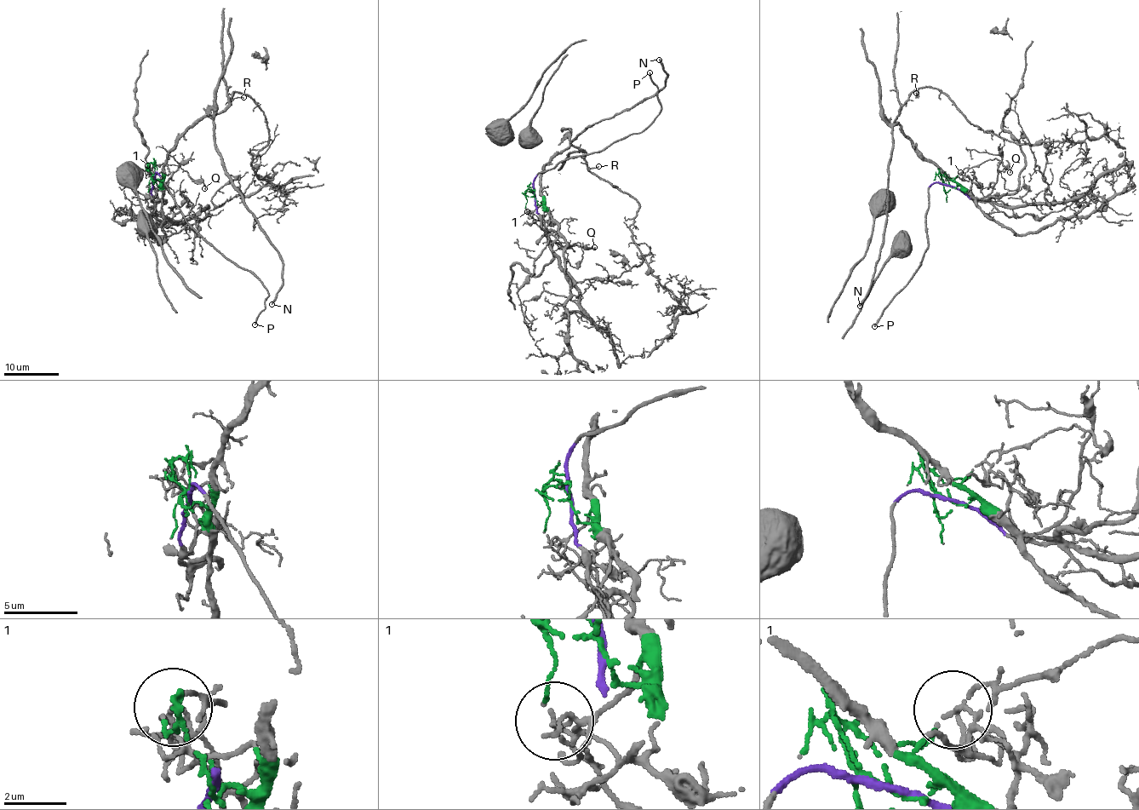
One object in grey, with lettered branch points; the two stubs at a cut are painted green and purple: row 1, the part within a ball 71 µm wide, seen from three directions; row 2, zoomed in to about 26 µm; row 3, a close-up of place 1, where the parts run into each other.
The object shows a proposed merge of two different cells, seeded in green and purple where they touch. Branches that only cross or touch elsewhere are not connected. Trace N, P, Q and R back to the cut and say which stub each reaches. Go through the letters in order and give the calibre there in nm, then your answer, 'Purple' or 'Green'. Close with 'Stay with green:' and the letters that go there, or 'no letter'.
N: Thickness 240 nm. Green
P: Thickness 190 nm. Purple
Q: Thickness 130 nm. Green
R: Thickness 130 nm. Green
Stay with green: N, Q, R

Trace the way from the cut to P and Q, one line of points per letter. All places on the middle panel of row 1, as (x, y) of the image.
P: (535, 197), (534, 181), (540, 173), (566, 158), (600, 152), (643, 131), (656, 117), (661, 105), (649, 72)
Q: (535, 197), (528, 197), (525, 209), (552, 241), (594, 247)

